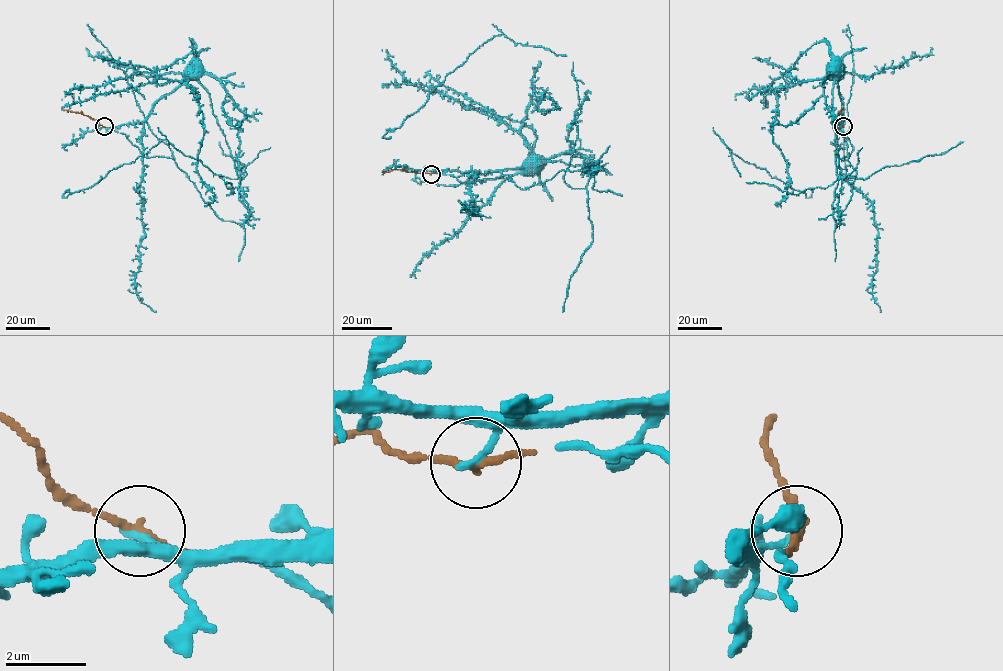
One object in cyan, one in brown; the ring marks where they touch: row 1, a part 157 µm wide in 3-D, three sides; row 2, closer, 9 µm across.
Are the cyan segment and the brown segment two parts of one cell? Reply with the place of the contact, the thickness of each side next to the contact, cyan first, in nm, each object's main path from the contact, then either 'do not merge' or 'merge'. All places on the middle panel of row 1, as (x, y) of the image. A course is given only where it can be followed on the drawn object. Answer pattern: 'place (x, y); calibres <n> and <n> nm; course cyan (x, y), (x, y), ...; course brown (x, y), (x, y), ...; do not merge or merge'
place (431, 174); calibres 190 and 180 nm; course cyan (431, 173), (445, 170), (490, 173), (523, 168), (529, 161), (536, 161); course brown (431, 173), (394, 169), (382, 175); merge

